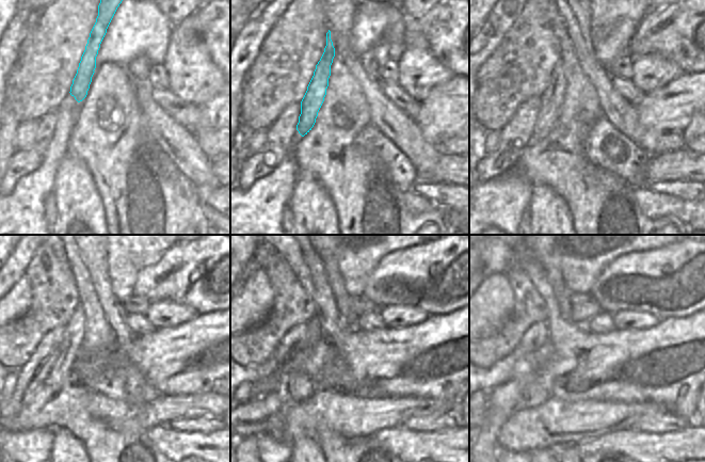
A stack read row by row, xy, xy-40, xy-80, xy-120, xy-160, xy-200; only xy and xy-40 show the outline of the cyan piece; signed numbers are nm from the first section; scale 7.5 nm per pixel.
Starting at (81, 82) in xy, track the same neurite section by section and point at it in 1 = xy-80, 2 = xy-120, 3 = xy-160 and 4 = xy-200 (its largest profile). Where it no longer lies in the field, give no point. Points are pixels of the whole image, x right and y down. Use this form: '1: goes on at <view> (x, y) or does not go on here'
1: goes on at xy-80 (553, 97)
2: goes on at xy-120 (75, 332)
3: goes on at xy-160 (299, 386)
4: goes on at xy-200 (533, 395)

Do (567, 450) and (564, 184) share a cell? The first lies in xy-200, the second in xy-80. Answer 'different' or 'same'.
same

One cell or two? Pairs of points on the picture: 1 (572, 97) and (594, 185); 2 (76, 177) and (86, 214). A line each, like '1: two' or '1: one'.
1: one
2: one

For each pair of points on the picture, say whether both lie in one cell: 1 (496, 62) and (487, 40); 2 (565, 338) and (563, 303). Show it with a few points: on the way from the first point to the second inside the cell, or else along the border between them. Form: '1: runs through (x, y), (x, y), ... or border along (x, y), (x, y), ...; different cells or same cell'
1: border along (499, 45), (480, 67); different cells
2: border along (555, 295), (559, 312), (570, 322); different cells

